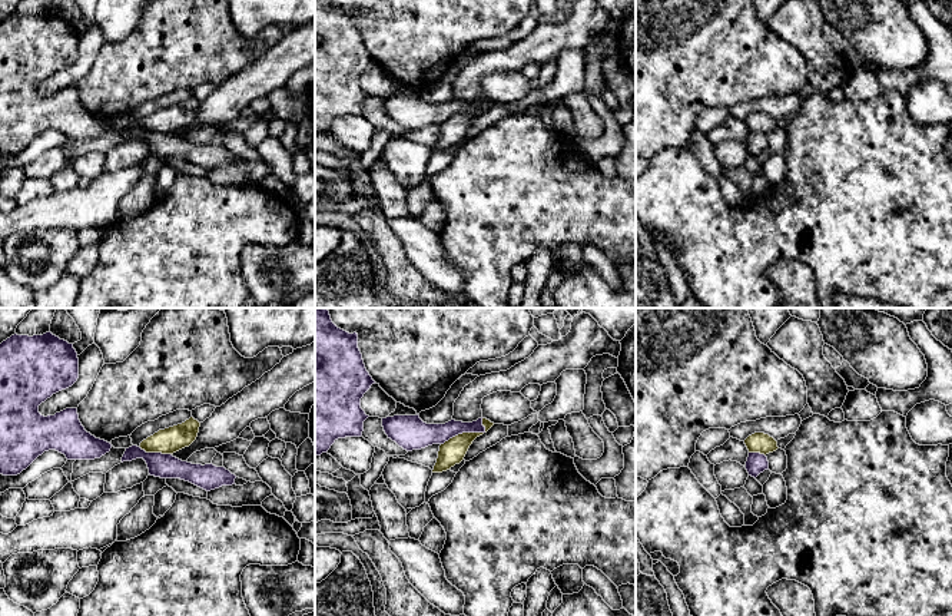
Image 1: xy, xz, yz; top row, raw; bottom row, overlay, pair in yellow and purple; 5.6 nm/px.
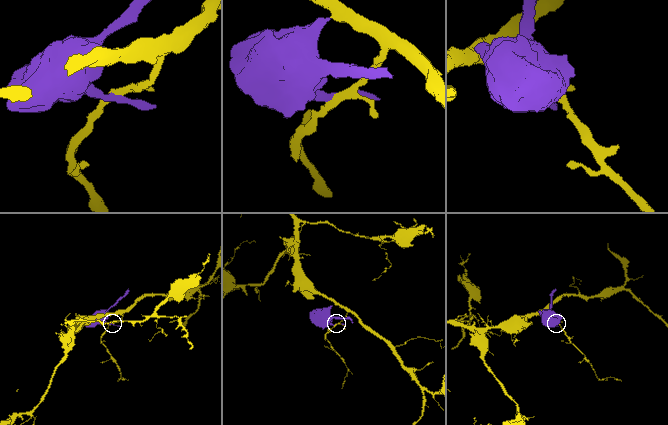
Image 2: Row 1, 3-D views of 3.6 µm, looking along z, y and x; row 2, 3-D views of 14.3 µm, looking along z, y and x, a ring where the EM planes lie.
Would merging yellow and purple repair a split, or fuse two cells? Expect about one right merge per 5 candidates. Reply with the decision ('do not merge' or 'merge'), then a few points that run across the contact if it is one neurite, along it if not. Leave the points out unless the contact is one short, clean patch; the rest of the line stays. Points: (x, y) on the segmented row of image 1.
do not merge; line xz (483, 419), (483, 431), (463, 431), (441, 444)

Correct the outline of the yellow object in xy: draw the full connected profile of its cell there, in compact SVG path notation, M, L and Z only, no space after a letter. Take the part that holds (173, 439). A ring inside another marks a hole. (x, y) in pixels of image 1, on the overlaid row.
M190 417L182 424L159 430L140 443L146 453L173 454L189 447L198 437L200 423Z

